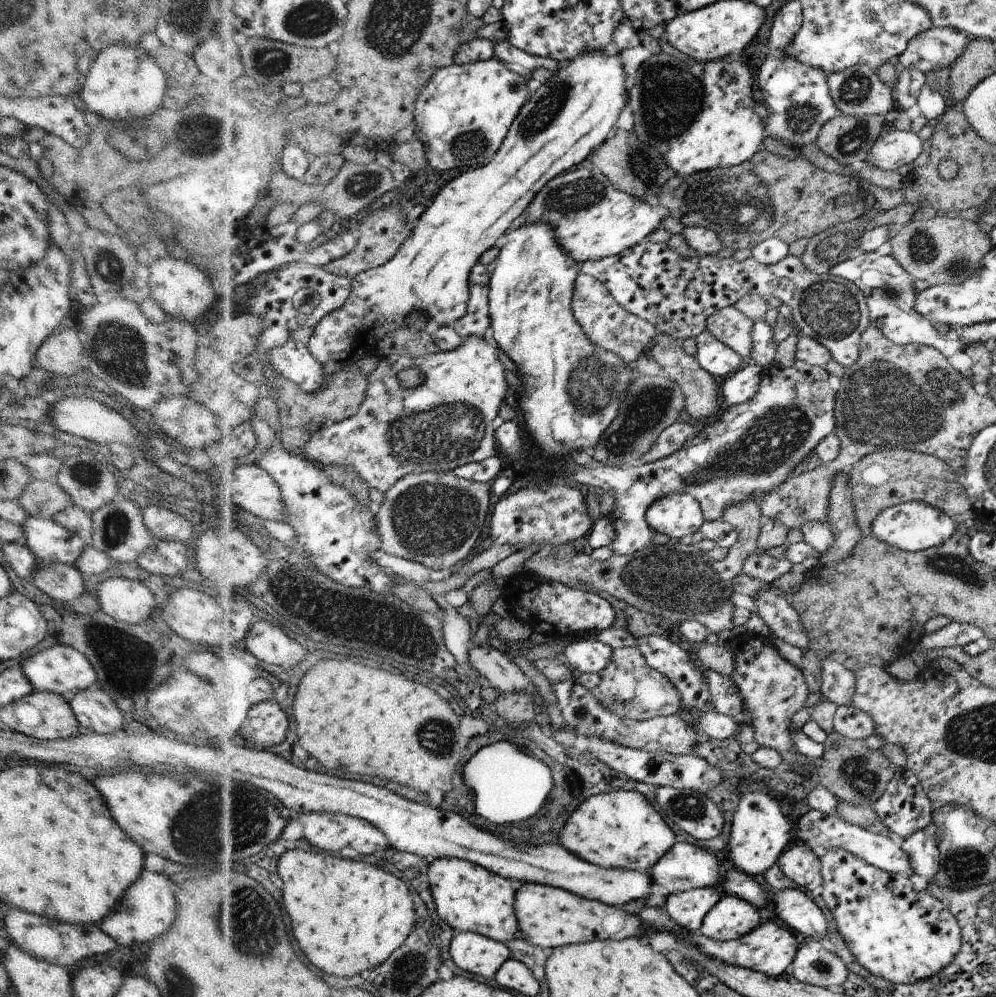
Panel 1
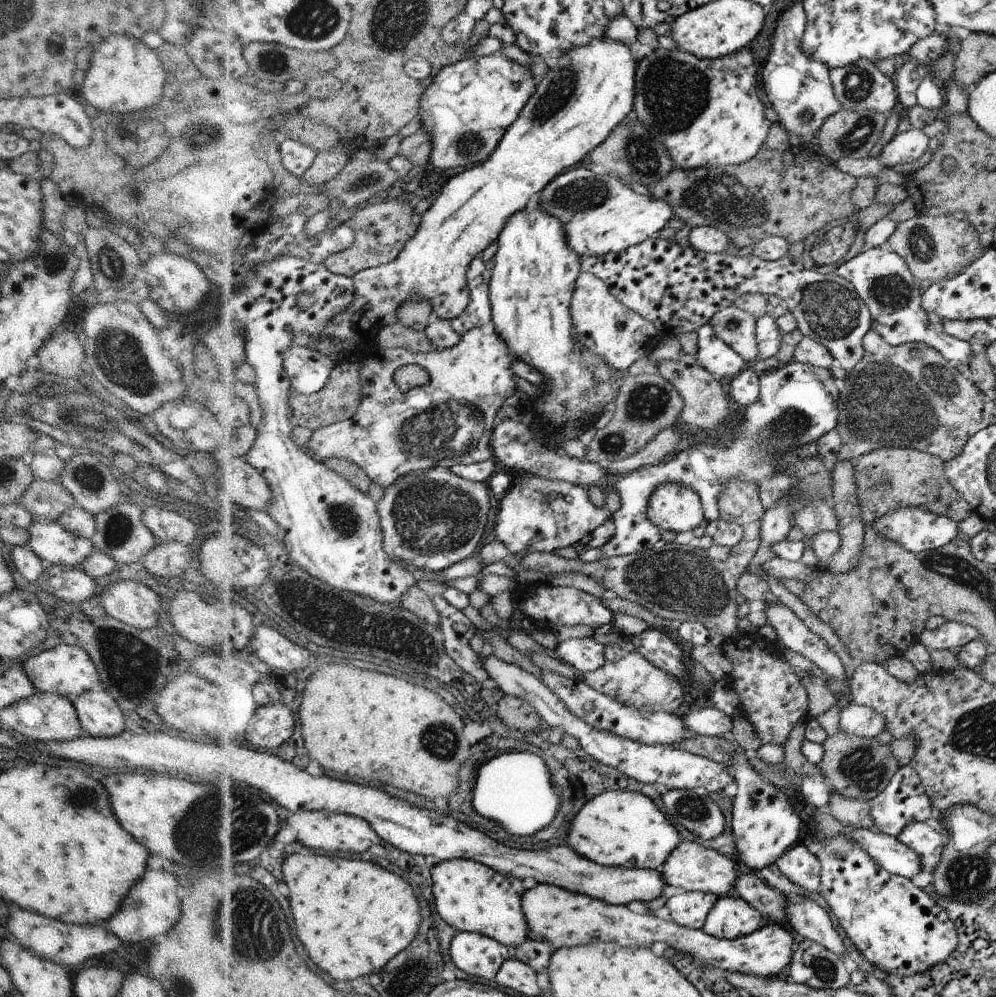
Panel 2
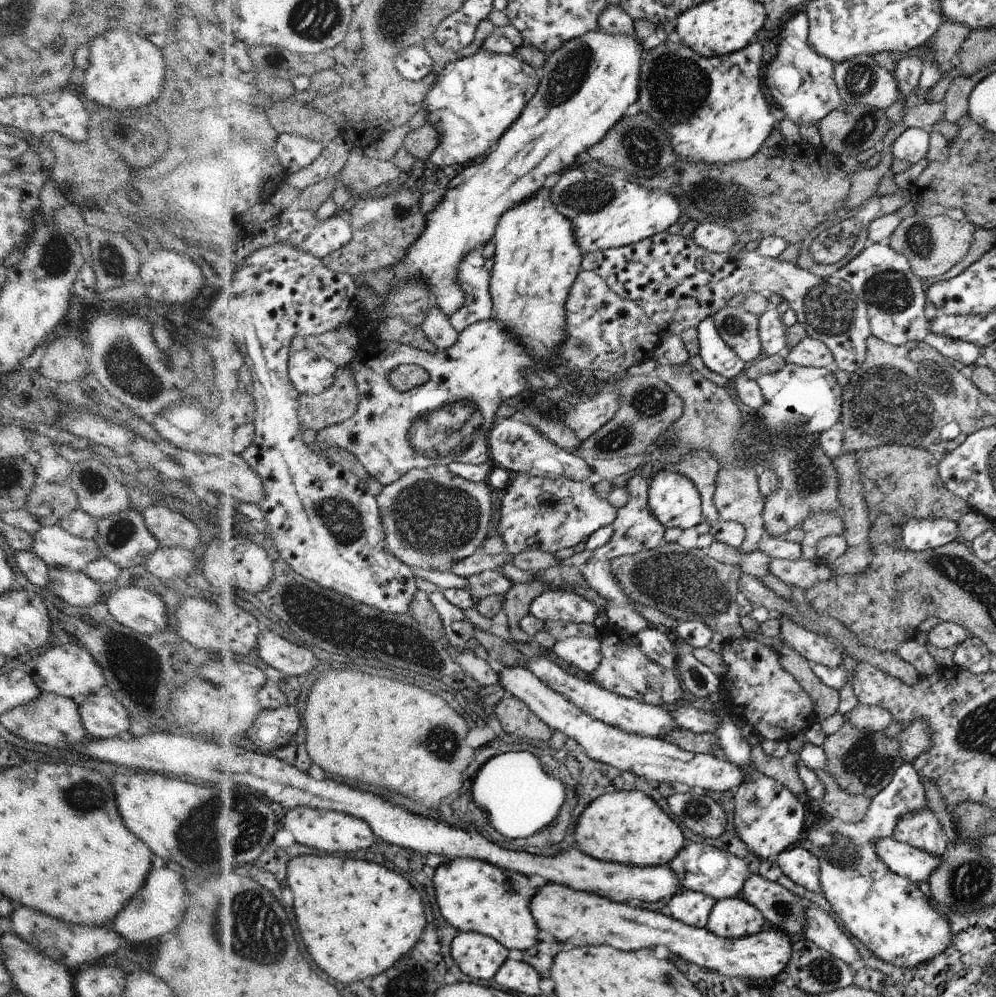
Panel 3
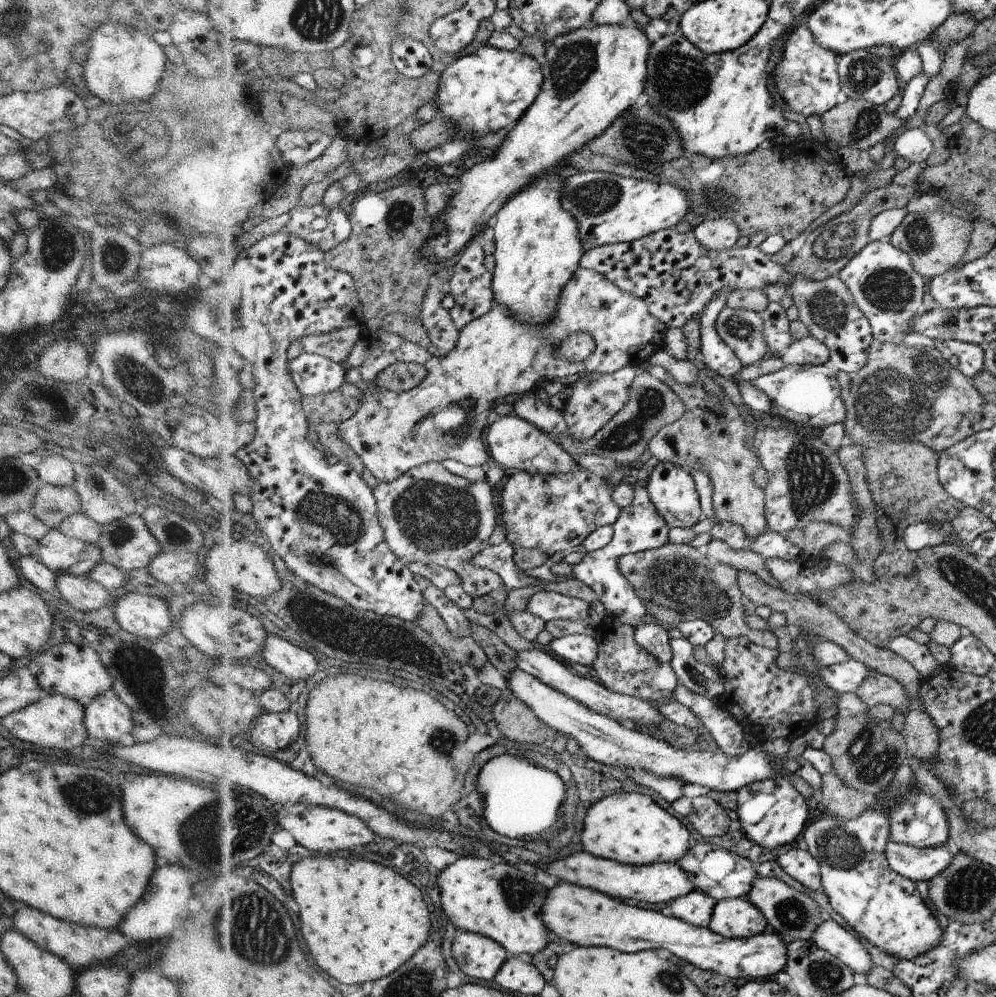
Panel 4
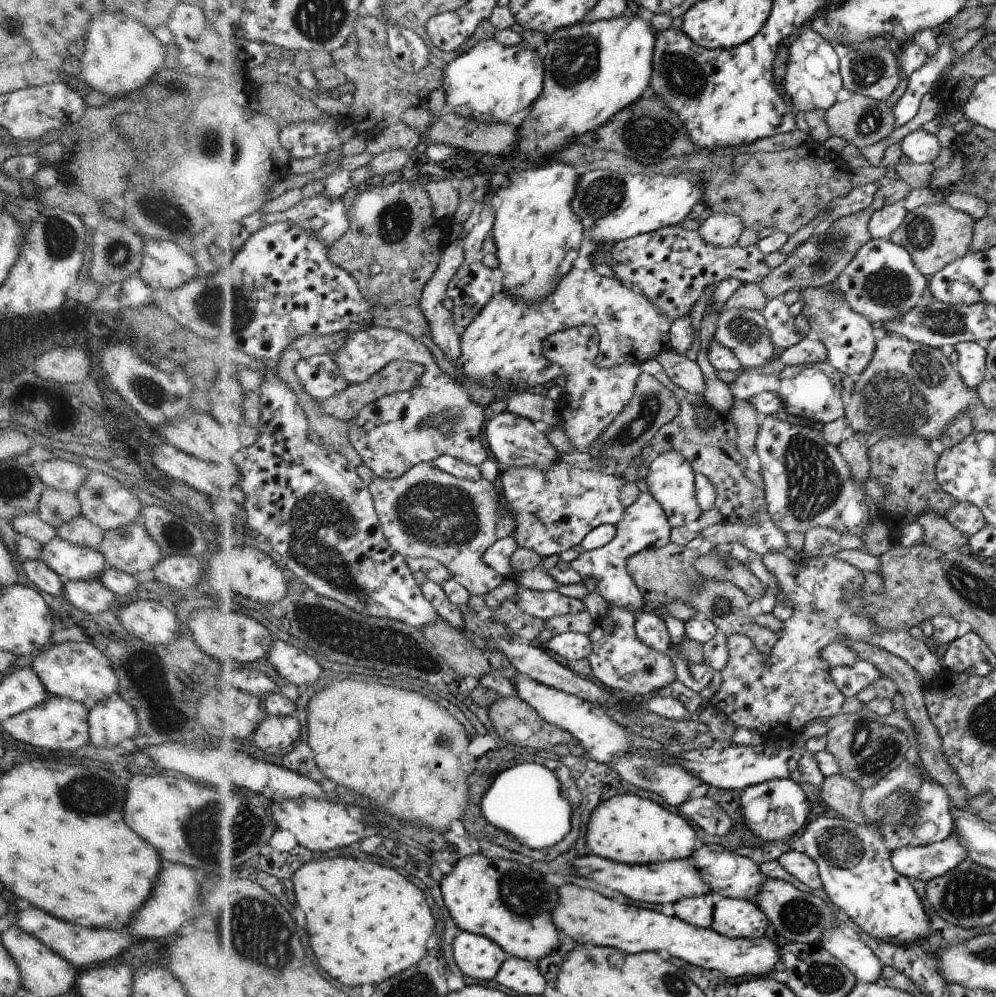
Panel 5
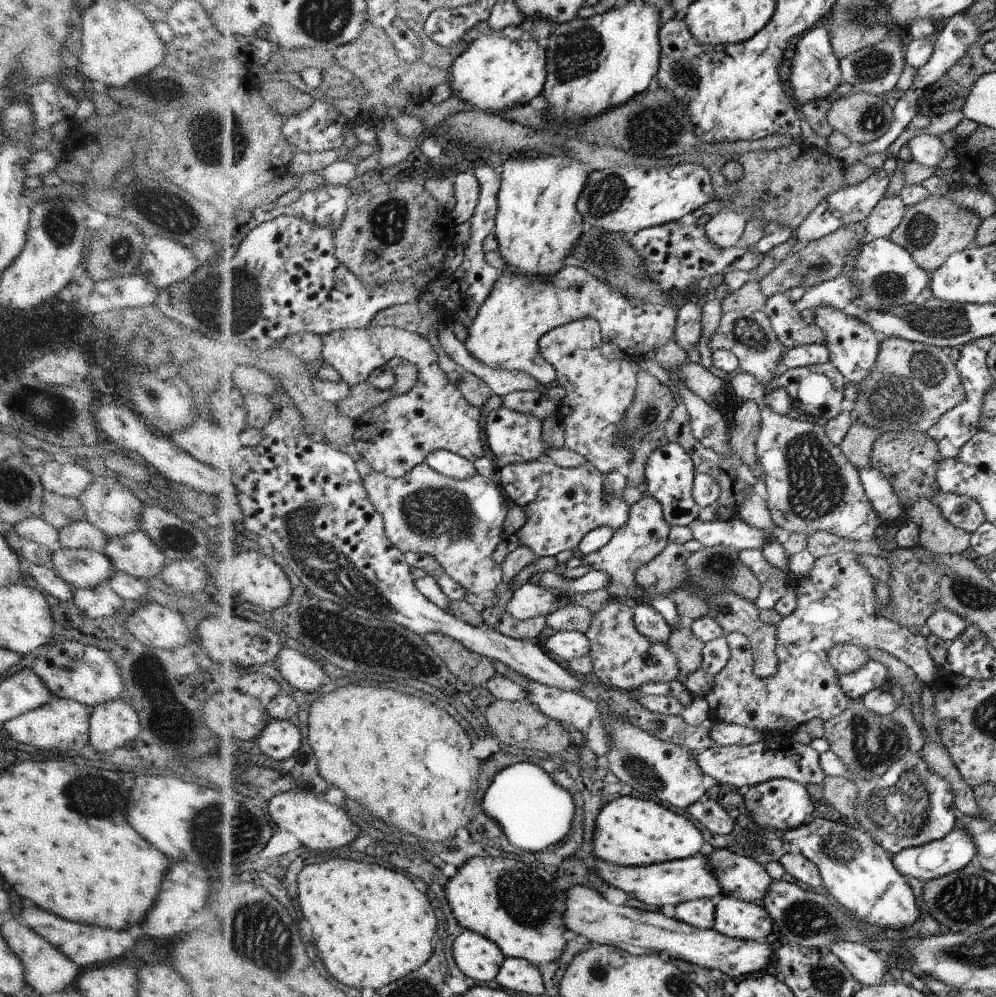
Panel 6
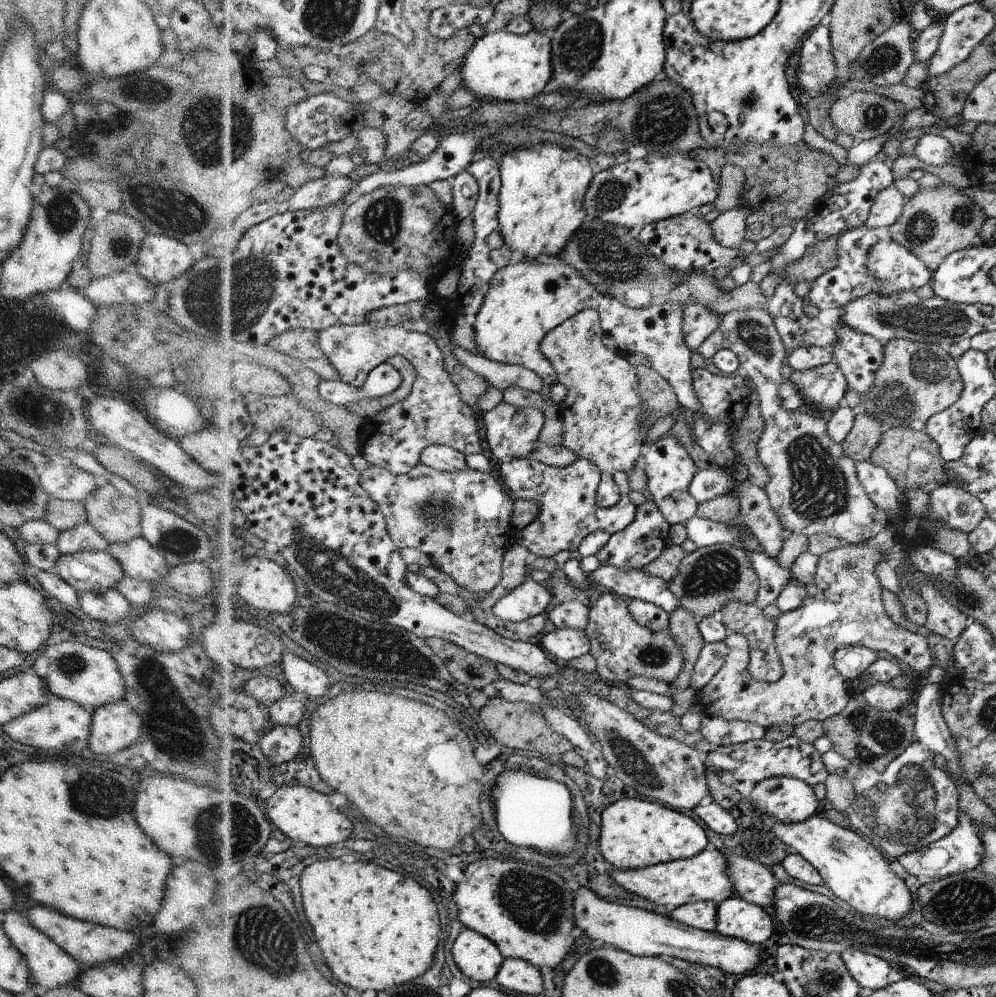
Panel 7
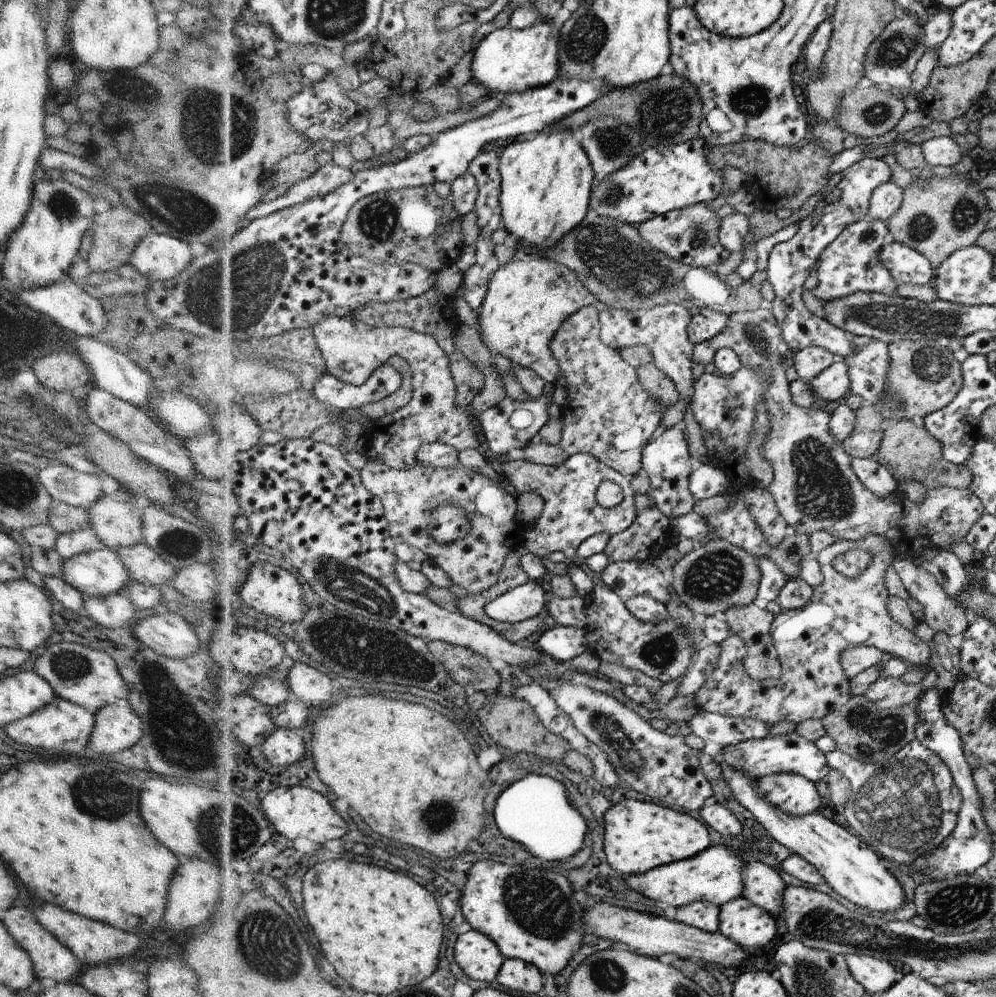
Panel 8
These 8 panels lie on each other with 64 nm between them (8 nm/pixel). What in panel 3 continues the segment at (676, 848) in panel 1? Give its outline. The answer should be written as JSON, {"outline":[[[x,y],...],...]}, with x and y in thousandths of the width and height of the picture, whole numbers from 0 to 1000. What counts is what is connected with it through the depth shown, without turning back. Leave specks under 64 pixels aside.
{"outline":[[[694,844],[688,847],[688,851],[671,866],[671,869],[680,874],[686,892],[701,894],[723,903],[745,898],[748,885],[752,883],[755,876],[755,870],[752,867],[749,862],[741,861],[735,856]]]}

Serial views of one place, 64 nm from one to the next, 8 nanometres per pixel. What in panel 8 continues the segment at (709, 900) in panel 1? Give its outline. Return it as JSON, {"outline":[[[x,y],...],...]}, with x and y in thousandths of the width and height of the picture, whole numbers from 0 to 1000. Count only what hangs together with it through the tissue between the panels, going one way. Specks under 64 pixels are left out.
{"outline":[[[699,904],[682,910],[678,923],[715,936],[723,932],[723,917],[723,910],[720,907]]]}

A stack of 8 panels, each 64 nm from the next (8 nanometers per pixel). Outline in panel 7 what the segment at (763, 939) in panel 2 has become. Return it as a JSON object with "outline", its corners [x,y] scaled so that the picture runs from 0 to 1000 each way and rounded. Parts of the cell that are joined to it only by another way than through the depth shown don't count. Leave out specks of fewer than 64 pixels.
{"outline":[[[582,891],[582,895],[578,895],[577,899],[580,899],[575,905],[578,929],[586,935],[586,938],[594,944],[614,948],[637,959],[671,958],[746,979],[749,976],[757,976],[751,975],[751,973],[757,973],[763,967],[763,955],[768,957],[763,948],[730,940],[720,933],[708,934],[689,929],[689,926],[681,925],[680,922],[669,920],[669,918],[614,906],[602,901],[600,897],[596,897],[596,894],[590,893],[590,891]]]}

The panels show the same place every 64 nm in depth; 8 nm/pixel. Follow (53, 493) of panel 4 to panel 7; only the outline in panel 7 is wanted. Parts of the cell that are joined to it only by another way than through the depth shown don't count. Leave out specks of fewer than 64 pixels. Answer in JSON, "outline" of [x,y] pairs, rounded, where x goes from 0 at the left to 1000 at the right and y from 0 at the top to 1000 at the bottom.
{"outline":[[[49,497],[44,522],[54,528],[58,534],[74,530],[87,523],[85,506],[82,503],[60,502],[60,499]]]}

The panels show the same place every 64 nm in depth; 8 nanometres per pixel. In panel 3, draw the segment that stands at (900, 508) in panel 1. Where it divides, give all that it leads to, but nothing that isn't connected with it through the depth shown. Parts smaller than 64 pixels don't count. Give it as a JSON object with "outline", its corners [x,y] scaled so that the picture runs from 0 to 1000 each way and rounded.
{"outline":[[[912,520],[904,524],[904,538],[914,552],[941,550],[961,541],[961,526],[952,520]]]}

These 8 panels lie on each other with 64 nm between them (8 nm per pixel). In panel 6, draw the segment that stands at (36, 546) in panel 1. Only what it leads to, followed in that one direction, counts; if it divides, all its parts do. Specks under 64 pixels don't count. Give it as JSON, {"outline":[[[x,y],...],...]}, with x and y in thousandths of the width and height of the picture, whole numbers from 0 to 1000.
{"outline":[[[57,547],[54,549],[57,549],[57,551],[53,551],[49,568],[64,584],[67,584],[73,590],[92,590],[92,588],[98,588],[98,586],[110,582],[114,578],[114,574],[117,574],[114,566],[101,553],[84,550],[74,552],[74,550],[61,550]]]}

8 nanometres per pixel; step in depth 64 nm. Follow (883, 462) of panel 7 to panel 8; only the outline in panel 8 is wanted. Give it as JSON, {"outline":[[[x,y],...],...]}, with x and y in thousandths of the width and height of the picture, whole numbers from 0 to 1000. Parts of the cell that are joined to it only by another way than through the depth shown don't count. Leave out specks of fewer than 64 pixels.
{"outline":[[[889,421],[885,432],[885,445],[877,460],[891,469],[901,482],[916,481],[924,483],[931,491],[953,487],[972,490],[976,483],[976,474],[970,467],[950,463],[946,457],[946,445],[940,441],[930,428],[918,427],[916,421]]]}

